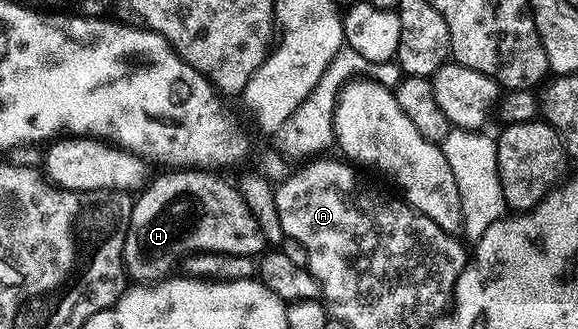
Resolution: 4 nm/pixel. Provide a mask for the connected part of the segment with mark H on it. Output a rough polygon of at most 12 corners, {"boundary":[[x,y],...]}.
{"boundary":[[170,168],[134,198],[126,273],[268,243],[237,185]]}

